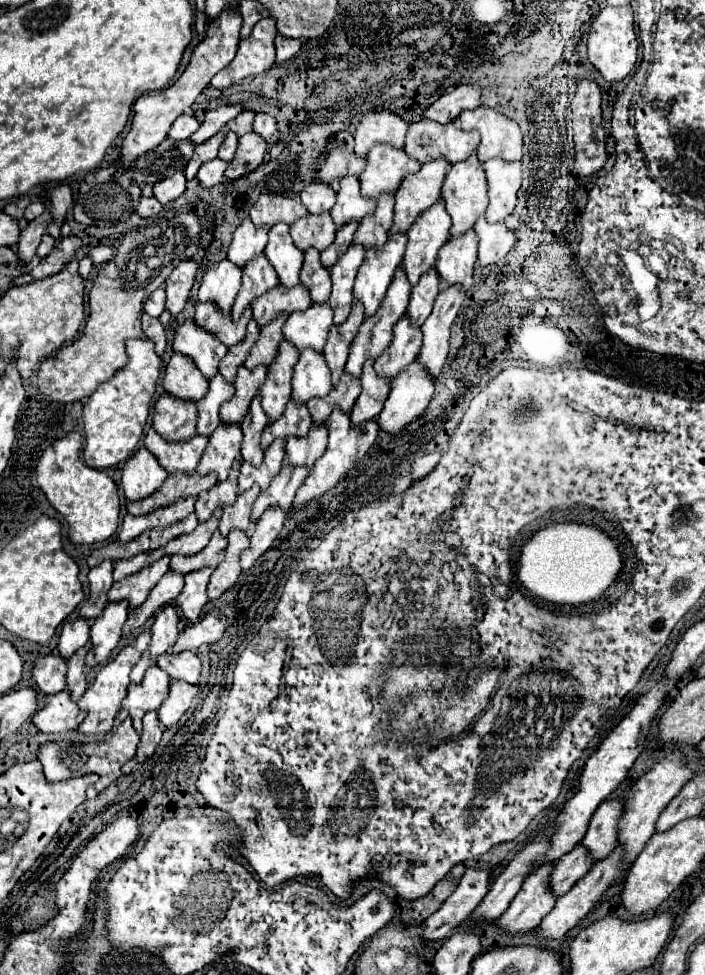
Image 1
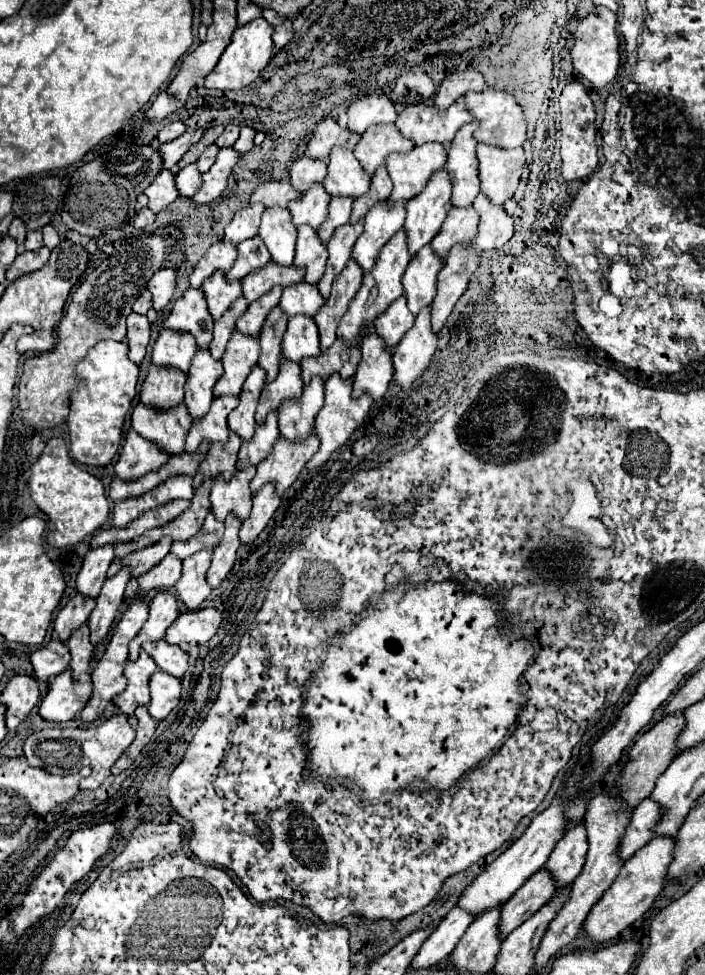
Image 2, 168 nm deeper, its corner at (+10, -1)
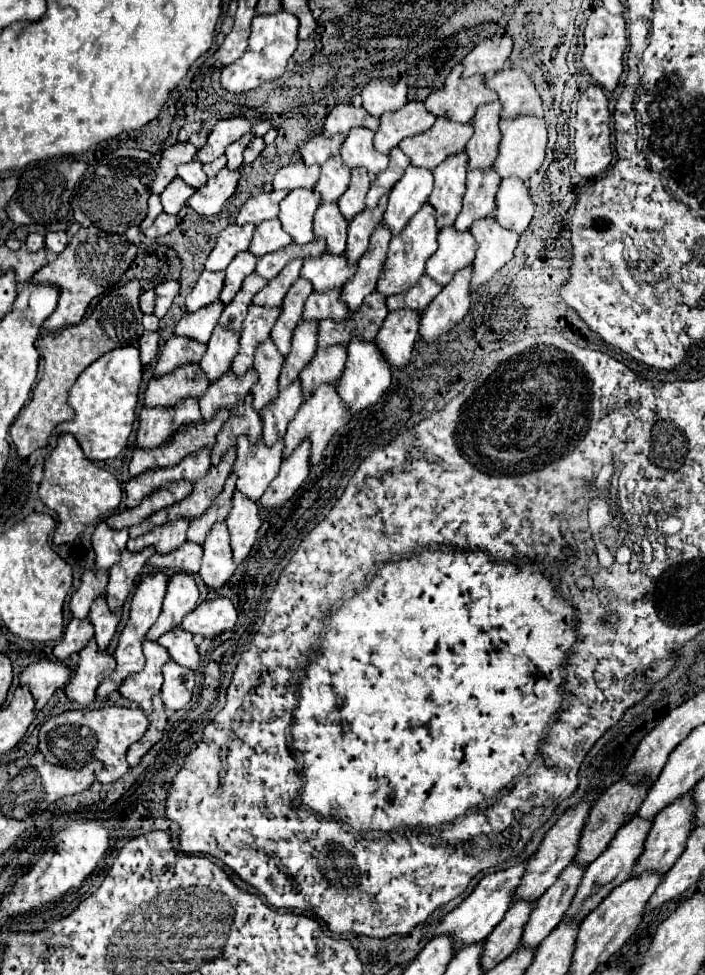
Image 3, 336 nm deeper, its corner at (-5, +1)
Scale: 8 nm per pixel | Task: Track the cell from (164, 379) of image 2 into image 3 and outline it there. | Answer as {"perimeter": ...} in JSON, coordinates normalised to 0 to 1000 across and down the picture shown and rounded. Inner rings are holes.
{"perimeter":[[[243,346],[228,364],[226,370],[220,374],[220,387],[231,387],[240,385],[243,381],[260,376],[260,374],[271,374],[271,372],[282,372],[288,362],[291,362],[291,354],[274,350],[274,348],[260,348],[260,346]]]}

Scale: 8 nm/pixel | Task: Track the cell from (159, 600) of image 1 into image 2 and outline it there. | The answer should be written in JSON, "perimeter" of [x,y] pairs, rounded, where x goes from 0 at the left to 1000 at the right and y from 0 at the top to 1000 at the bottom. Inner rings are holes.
{"perimeter":[[[238,567],[224,579],[218,579],[213,586],[201,588],[193,596],[199,600],[196,602],[199,608],[210,608],[218,602],[244,604],[255,592],[258,592],[258,573]]]}

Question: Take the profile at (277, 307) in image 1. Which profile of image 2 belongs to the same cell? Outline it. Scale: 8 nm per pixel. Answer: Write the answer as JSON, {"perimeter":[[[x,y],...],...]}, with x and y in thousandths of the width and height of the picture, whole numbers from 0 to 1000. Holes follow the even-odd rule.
{"perimeter":[[[380,268],[380,272],[352,280],[352,284],[346,284],[343,298],[346,298],[346,305],[352,305],[352,309],[363,309],[369,303],[380,301],[389,292],[409,294],[428,286],[431,286],[431,274],[420,274],[420,272],[403,274],[389,268]]]}

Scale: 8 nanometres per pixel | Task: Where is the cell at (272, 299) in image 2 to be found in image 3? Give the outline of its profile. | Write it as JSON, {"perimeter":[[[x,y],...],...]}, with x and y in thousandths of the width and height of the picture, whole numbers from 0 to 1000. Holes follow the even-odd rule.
{"perimeter":[[[418,266],[413,268],[399,280],[393,286],[384,286],[379,290],[379,294],[373,298],[367,298],[362,305],[359,305],[359,311],[367,313],[367,315],[399,315],[410,294],[418,290],[418,286],[424,284],[424,278],[427,278],[427,266]]]}

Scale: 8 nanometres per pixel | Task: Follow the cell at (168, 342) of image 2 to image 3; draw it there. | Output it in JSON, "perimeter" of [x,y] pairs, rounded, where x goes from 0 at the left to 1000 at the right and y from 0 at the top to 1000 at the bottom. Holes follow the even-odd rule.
{"perimeter":[[[305,311],[305,313],[288,315],[277,321],[262,321],[248,335],[248,344],[260,344],[265,348],[294,352],[294,348],[299,348],[299,342],[311,329],[316,315],[319,315],[316,311]]]}

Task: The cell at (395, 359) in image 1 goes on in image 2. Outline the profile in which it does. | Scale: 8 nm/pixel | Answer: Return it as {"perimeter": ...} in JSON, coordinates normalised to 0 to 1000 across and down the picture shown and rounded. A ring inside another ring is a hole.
{"perimeter":[[[570,303],[565,309],[556,309],[553,315],[530,327],[533,342],[548,350],[553,358],[573,346],[573,342],[587,333],[587,323],[576,315],[576,305]]]}

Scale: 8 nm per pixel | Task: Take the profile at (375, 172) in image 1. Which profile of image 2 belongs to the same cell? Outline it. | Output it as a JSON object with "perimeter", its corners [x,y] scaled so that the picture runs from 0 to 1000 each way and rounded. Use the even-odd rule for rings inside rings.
{"perimeter":[[[542,126],[542,128],[525,128],[516,134],[511,147],[502,153],[502,159],[511,165],[511,169],[528,179],[533,171],[548,165],[548,159],[582,155],[584,151],[587,151],[584,143],[576,143],[559,126],[550,128]]]}

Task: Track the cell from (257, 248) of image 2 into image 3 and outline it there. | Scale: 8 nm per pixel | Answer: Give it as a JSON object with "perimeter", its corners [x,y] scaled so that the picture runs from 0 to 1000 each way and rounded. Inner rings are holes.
{"perimeter":[[[384,225],[384,227],[370,229],[362,235],[353,257],[362,264],[373,264],[373,262],[379,262],[384,257],[393,257],[396,253],[407,253],[410,249],[413,249],[413,243],[399,235],[396,225]]]}

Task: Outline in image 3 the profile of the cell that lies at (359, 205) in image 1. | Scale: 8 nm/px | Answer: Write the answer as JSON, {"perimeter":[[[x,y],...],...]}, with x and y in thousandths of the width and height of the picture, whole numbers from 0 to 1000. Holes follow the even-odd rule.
{"perimeter":[[[498,132],[484,151],[487,169],[495,173],[518,171],[526,184],[532,184],[543,173],[549,173],[552,161],[540,159],[529,151],[529,136],[523,132]]]}

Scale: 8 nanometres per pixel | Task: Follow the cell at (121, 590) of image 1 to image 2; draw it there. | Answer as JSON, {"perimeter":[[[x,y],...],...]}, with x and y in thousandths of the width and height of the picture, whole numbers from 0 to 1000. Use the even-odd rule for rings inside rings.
{"perimeter":[[[230,551],[227,555],[221,555],[218,559],[213,559],[207,563],[190,565],[190,567],[184,567],[179,571],[162,571],[162,575],[159,575],[156,584],[153,584],[153,592],[165,590],[176,579],[187,582],[187,592],[196,592],[196,588],[207,588],[210,584],[216,584],[216,579],[227,577],[227,573],[241,567],[241,559],[244,559],[244,553]]]}

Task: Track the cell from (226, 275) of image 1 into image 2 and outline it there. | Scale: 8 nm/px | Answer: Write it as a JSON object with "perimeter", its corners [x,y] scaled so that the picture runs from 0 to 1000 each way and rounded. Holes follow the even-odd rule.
{"perimeter":[[[309,247],[304,249],[289,264],[281,268],[281,272],[275,274],[272,282],[270,282],[270,294],[284,294],[287,288],[292,284],[298,284],[304,278],[318,278],[323,280],[323,276],[329,276],[332,268],[335,268],[335,251],[321,249],[321,247]]]}

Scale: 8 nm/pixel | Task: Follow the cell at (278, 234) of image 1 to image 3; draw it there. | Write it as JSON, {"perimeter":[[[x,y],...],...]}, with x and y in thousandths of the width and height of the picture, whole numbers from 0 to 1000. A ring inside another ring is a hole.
{"perimeter":[[[418,194],[399,206],[396,227],[421,251],[444,245],[444,221],[452,212],[452,200],[435,194]]]}

